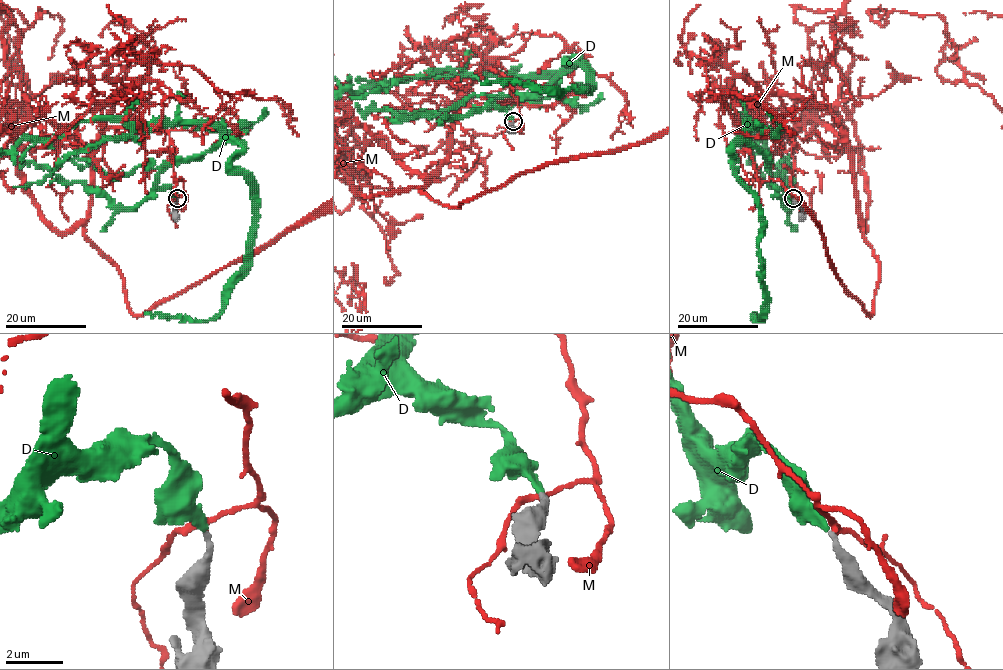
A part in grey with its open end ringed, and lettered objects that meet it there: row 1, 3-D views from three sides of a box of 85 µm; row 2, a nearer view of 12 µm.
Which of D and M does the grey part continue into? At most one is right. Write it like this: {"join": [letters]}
{"join": ["D"]}

